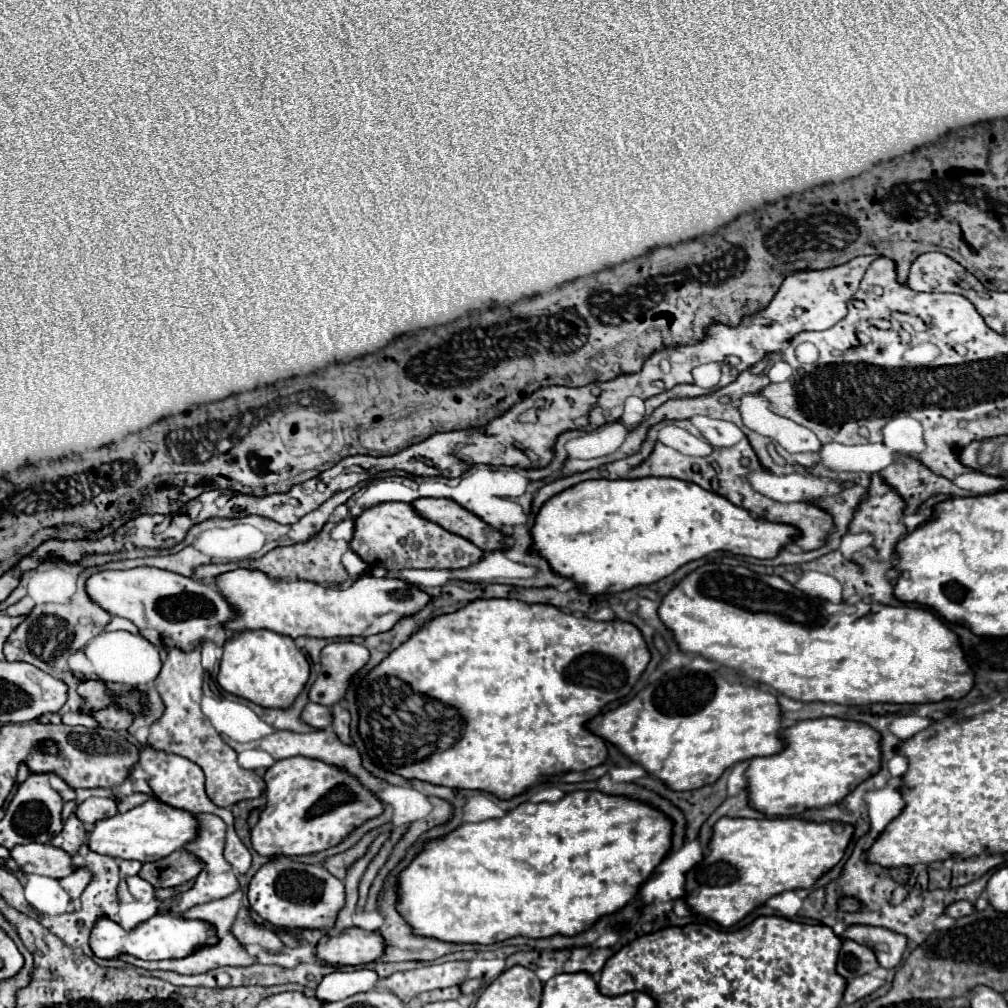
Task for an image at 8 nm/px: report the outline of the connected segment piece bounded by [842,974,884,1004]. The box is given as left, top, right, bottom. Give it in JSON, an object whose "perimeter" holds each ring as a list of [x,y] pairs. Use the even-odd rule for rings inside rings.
{"perimeter":[[[864,974],[860,978],[854,978],[854,980],[848,980],[846,984],[846,990],[844,990],[844,996],[842,996],[842,1002],[844,1004],[854,1004],[856,1000],[872,994],[876,988],[880,988],[884,984],[884,980],[880,978],[874,978],[870,974]]]}

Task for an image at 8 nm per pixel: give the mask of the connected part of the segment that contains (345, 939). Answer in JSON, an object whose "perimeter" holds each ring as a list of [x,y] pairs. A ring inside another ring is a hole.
{"perimeter":[[[346,928],[340,934],[328,936],[326,942],[318,946],[316,954],[334,966],[360,966],[384,954],[384,938],[370,930]]]}

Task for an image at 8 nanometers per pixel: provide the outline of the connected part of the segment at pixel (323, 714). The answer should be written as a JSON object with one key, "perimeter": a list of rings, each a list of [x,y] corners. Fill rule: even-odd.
{"perimeter":[[[310,702],[304,708],[302,720],[308,722],[310,726],[314,726],[314,728],[326,728],[326,726],[332,726],[332,722],[334,722],[332,710],[328,706],[322,706],[322,704],[316,704],[316,702]]]}

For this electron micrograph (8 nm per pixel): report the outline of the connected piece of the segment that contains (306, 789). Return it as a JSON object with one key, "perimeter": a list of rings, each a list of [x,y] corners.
{"perimeter":[[[286,758],[268,768],[266,776],[266,806],[258,824],[252,828],[252,848],[266,858],[308,856],[332,846],[338,846],[364,822],[378,818],[384,812],[382,800],[370,792],[346,768],[320,762],[314,758]]]}

